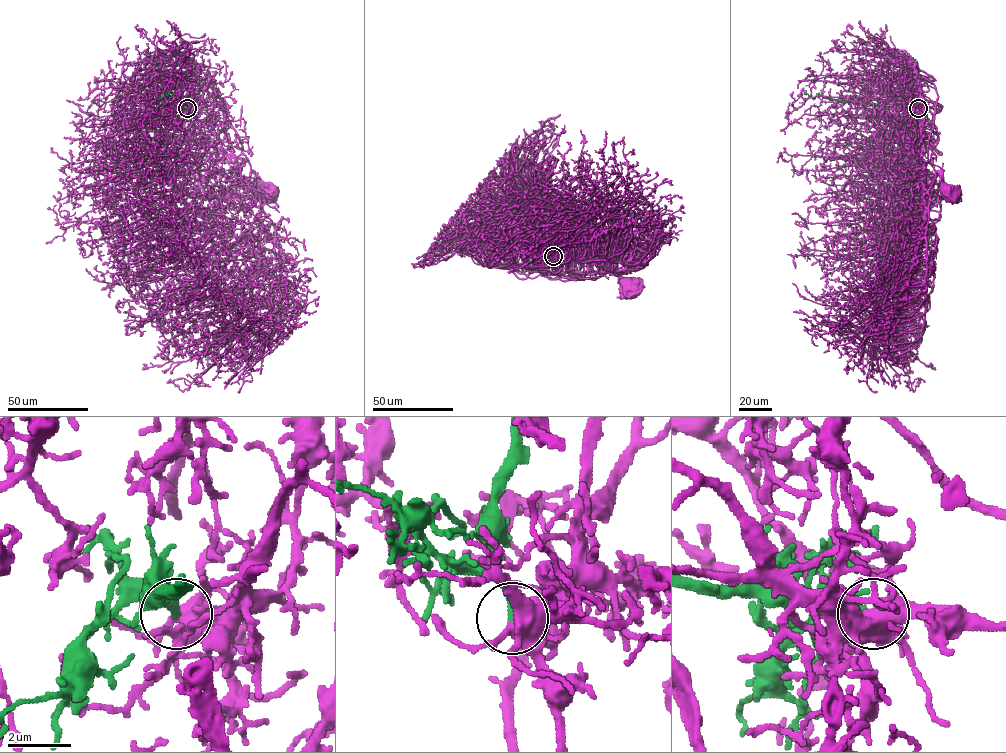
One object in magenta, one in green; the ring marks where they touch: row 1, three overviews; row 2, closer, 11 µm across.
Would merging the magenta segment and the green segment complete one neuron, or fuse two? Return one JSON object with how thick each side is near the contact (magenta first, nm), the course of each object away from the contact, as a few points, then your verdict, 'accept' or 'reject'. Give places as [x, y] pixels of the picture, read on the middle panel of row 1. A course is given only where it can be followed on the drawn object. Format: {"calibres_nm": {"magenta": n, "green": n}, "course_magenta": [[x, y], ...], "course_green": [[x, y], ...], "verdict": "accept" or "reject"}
{"calibres_nm": {"magenta": 420, "green": 170}, "course_magenta": [[552, 255], [589, 262], [593, 271], [607, 266], [616, 271], [629, 287], [631, 284]], "course_green": [[553, 255], [551, 237], [527, 209], [521, 192], [521, 179], [534, 141]], "verdict": "accept"}

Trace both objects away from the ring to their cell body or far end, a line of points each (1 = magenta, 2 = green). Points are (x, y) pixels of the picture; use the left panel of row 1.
1: (187, 107), (198, 109), (209, 101), (225, 107), (242, 154), (266, 193)
2: (187, 108), (183, 102), (156, 102), (165, 94), (167, 97), (169, 93)

